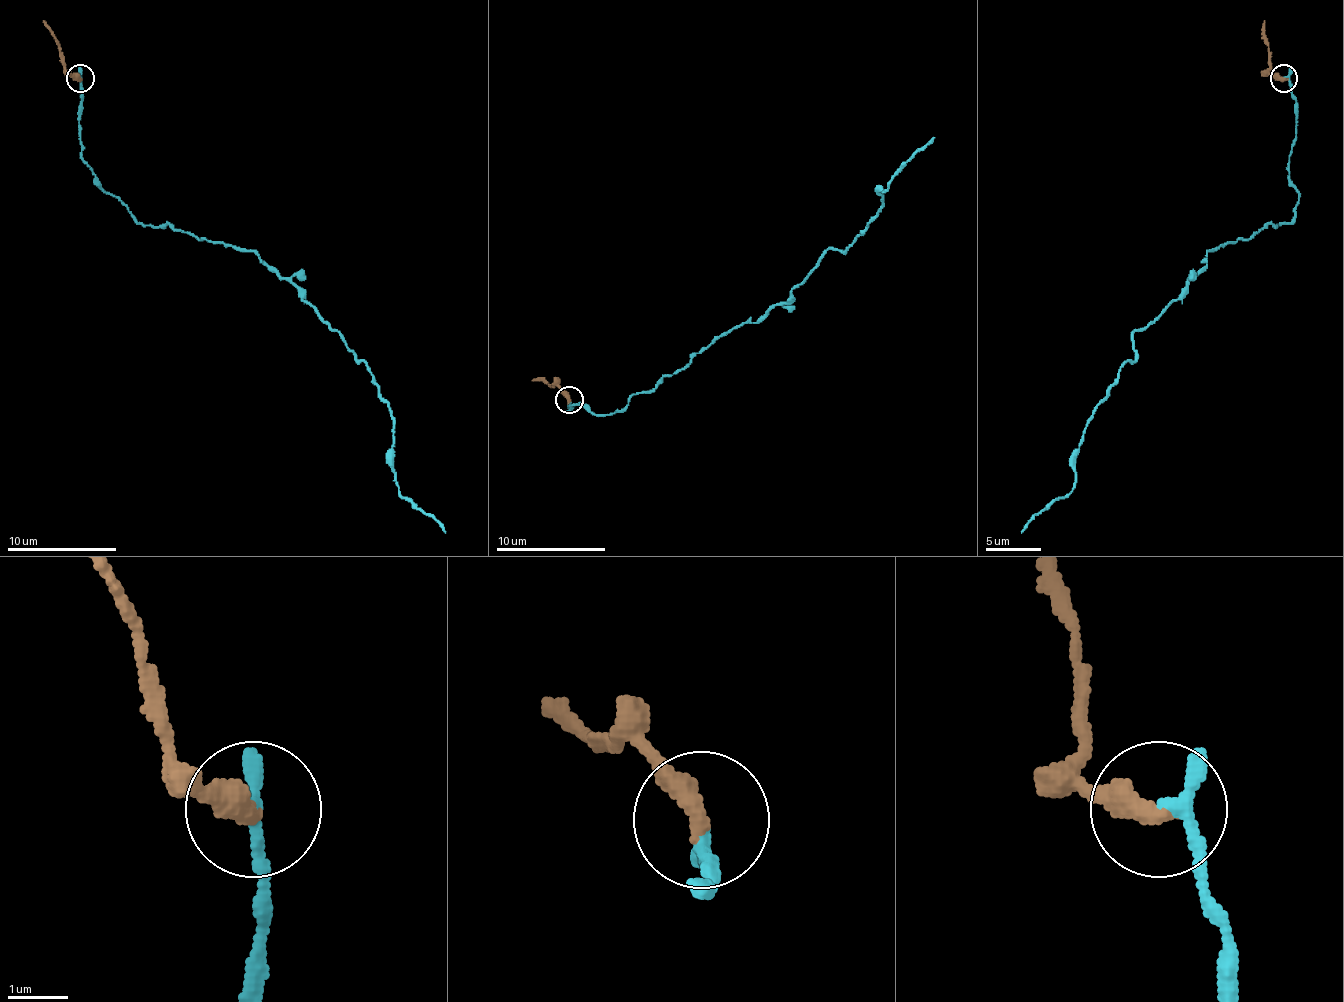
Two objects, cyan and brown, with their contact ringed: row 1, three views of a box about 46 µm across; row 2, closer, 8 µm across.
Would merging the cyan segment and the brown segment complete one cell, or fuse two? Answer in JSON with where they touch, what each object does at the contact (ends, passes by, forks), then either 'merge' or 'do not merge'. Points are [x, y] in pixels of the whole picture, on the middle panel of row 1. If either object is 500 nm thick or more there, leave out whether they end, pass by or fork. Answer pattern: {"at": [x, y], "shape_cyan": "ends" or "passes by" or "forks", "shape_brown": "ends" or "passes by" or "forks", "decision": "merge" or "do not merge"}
{"at": [569, 399], "shape_cyan": "passes by", "shape_brown": "ends", "decision": "do not merge"}

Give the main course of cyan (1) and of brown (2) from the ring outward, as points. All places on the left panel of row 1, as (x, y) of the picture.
1: (81, 77), (81, 160), (97, 182), (133, 220), (254, 250), (289, 281), (369, 368), (396, 487), (446, 533)
2: (81, 77), (67, 69), (59, 42), (42, 20)

